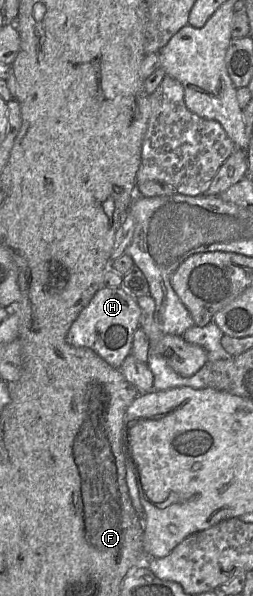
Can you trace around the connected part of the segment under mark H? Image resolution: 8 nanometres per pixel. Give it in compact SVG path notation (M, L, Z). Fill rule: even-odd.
M102 286L72 323L67 342L76 347L90 348L109 365L119 368L131 353L134 332L139 327L141 309L137 298L123 286Z

